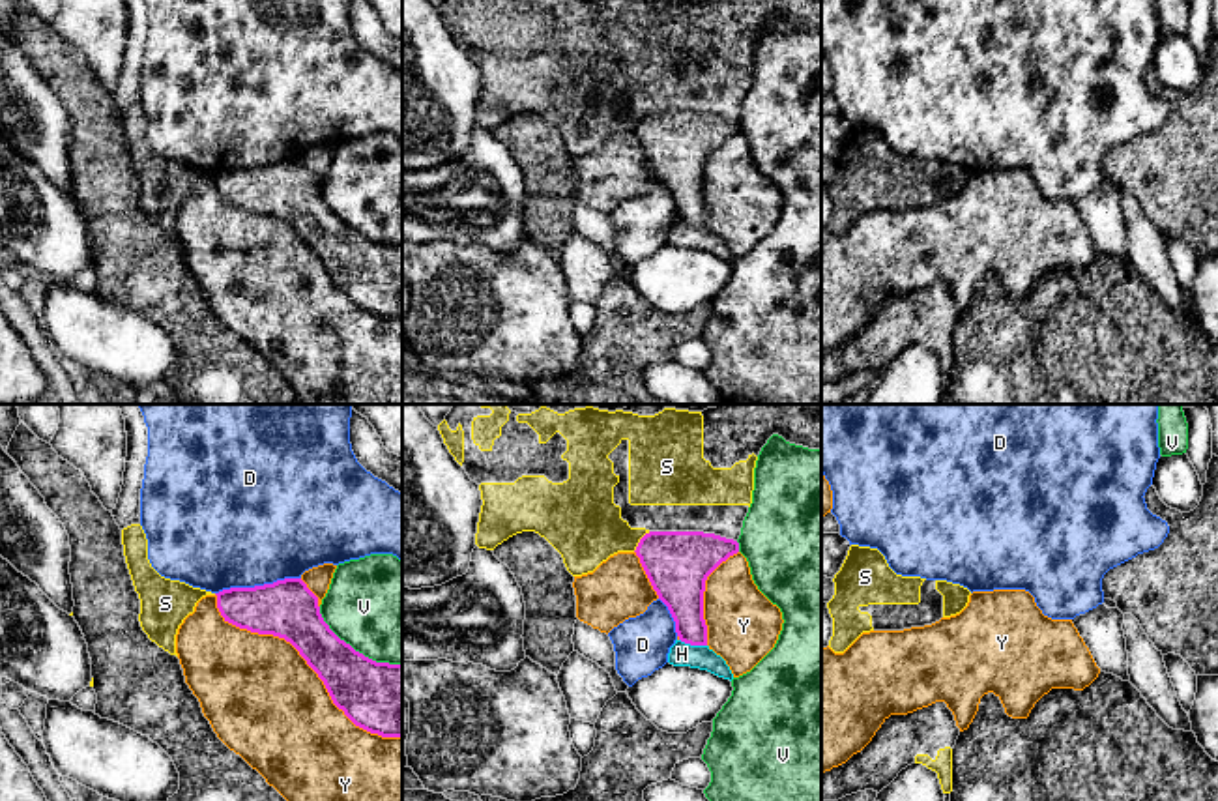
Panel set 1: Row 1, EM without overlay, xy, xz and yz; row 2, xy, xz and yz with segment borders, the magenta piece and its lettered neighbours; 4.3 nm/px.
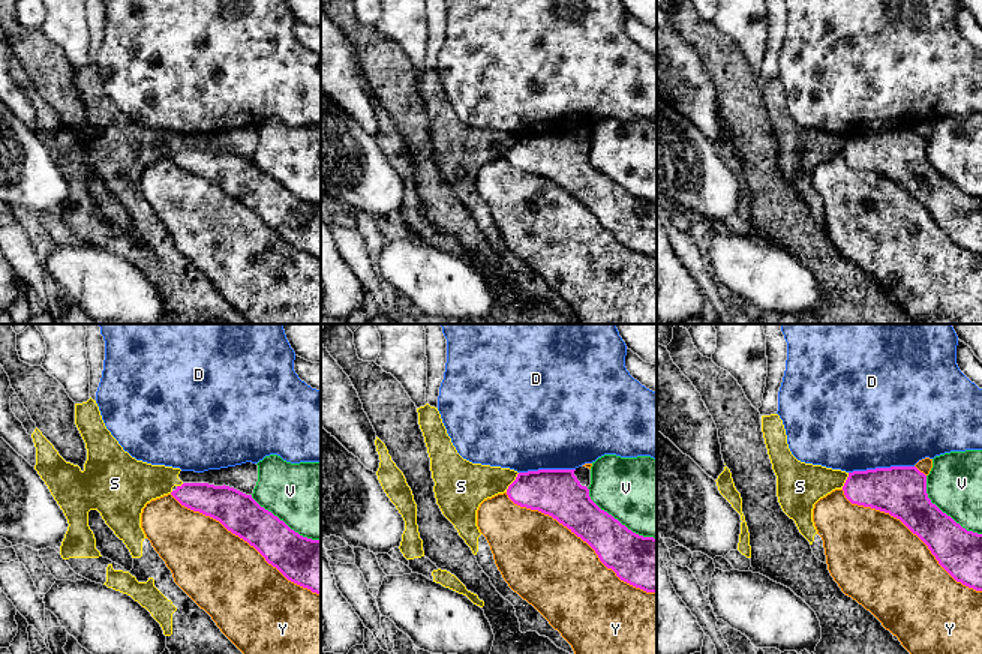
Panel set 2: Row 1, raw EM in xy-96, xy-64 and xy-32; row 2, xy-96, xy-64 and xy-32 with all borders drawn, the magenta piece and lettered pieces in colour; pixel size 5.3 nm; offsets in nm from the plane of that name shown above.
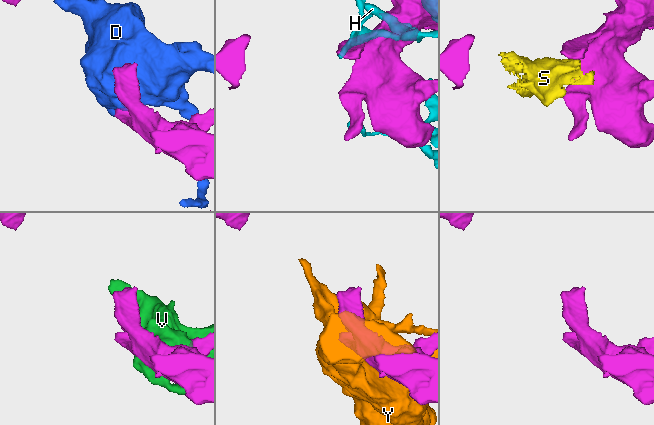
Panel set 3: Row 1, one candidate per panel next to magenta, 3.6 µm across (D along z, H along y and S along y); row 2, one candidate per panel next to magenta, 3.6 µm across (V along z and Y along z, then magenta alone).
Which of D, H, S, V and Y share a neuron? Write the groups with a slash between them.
D / H / S / V / Y

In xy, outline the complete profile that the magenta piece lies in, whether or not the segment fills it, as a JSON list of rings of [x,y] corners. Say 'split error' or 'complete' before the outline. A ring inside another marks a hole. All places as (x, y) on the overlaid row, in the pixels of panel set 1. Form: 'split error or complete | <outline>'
complete | [[[301,578],[215,595],[225,621],[290,642],[355,726],[382,737],[402,737],[402,664],[376,663],[341,640]]]

